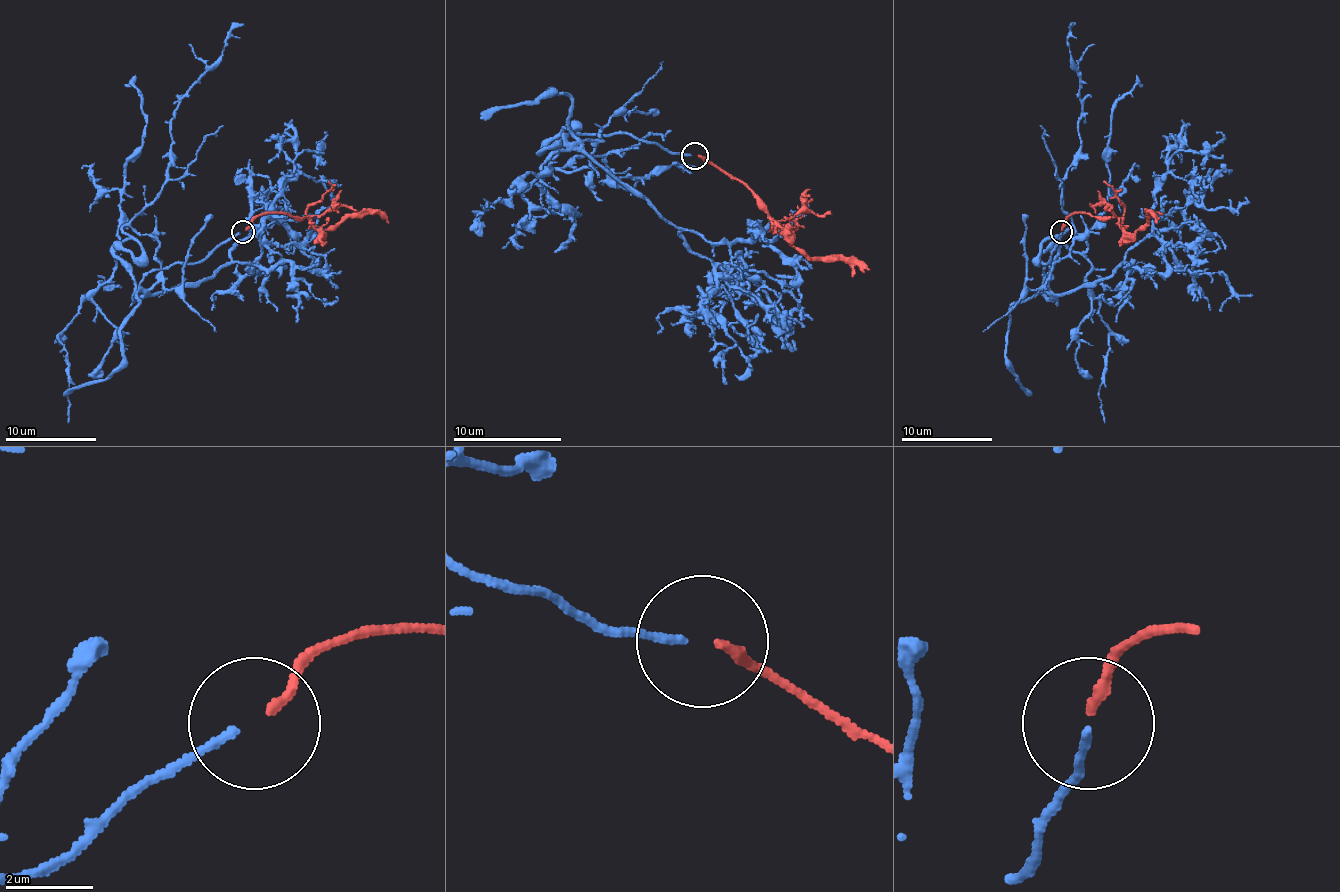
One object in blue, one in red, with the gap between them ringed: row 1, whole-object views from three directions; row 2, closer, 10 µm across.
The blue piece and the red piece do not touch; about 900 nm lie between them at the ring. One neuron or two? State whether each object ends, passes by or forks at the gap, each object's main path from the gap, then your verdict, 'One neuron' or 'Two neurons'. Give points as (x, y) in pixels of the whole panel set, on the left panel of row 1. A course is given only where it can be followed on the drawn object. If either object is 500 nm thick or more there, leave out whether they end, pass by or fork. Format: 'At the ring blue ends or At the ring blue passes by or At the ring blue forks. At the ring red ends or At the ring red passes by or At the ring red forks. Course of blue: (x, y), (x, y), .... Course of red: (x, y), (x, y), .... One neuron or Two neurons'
At the ring blue ends. At the ring red ends. Course of blue: (239, 233), (141, 285), (162, 294), (207, 281), (323, 132). Course of red: (246, 230), (260, 215), (273, 212), (305, 217), (319, 233), (339, 221), (380, 212), (390, 221). One neuron

